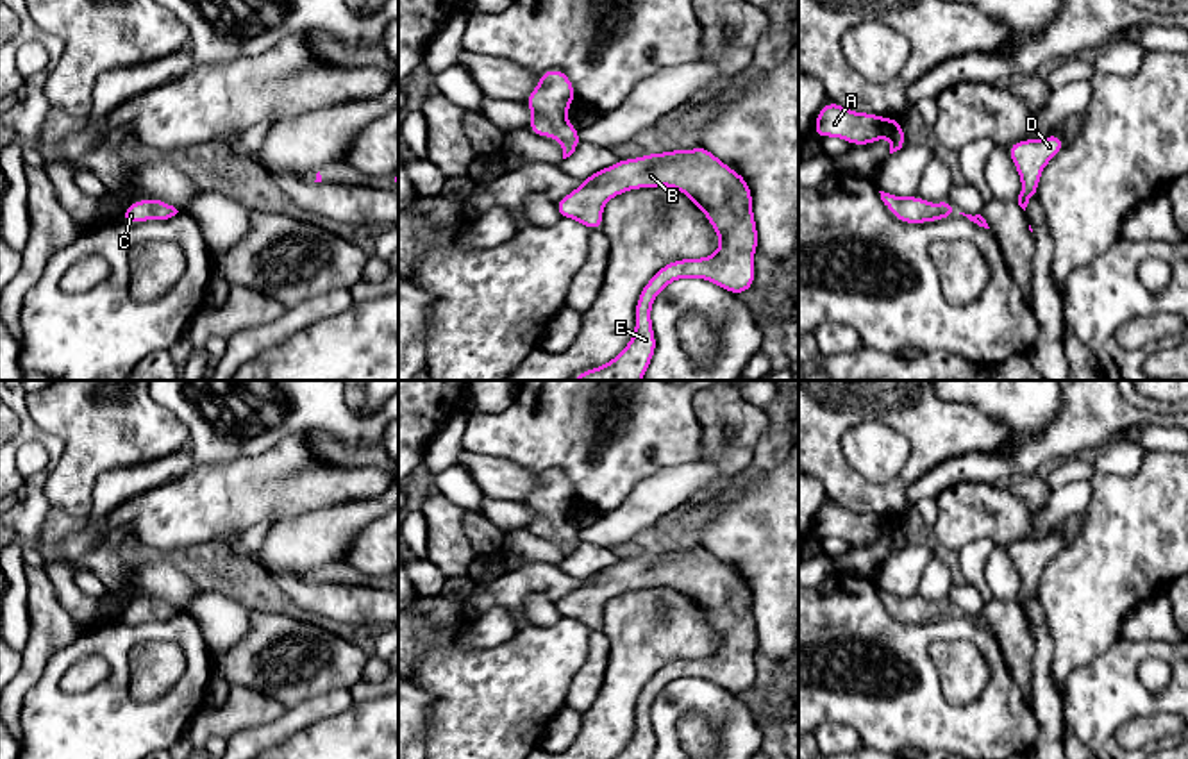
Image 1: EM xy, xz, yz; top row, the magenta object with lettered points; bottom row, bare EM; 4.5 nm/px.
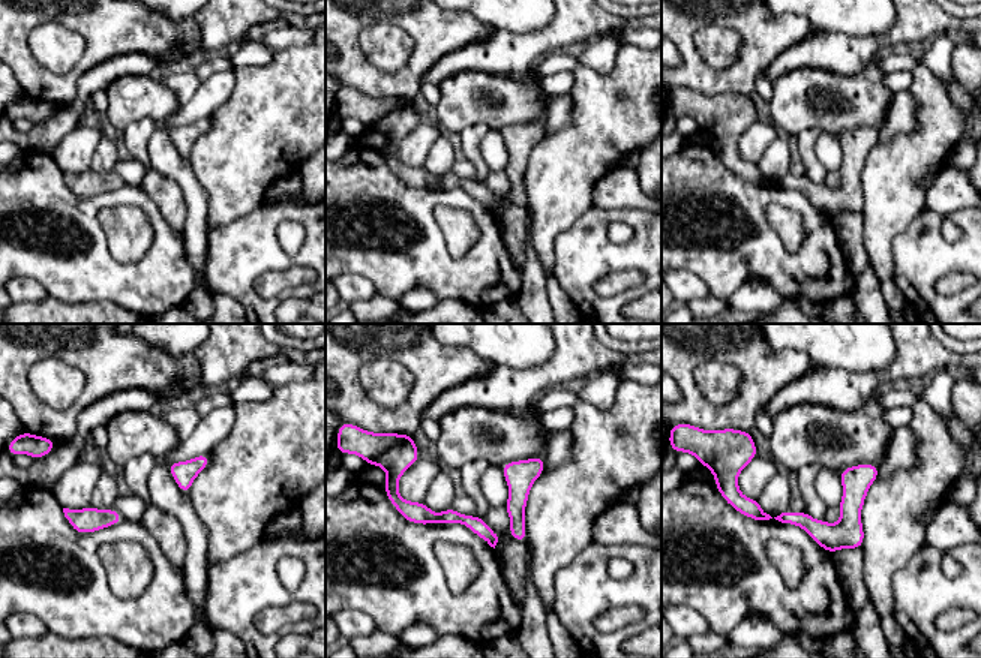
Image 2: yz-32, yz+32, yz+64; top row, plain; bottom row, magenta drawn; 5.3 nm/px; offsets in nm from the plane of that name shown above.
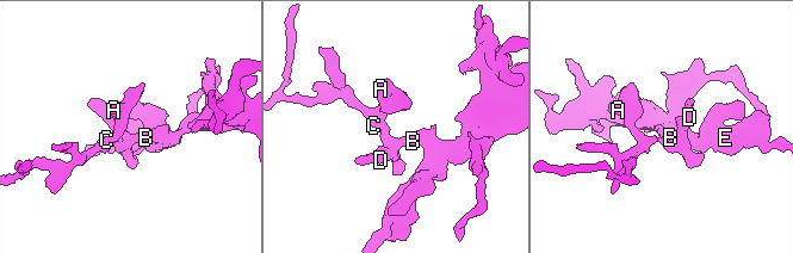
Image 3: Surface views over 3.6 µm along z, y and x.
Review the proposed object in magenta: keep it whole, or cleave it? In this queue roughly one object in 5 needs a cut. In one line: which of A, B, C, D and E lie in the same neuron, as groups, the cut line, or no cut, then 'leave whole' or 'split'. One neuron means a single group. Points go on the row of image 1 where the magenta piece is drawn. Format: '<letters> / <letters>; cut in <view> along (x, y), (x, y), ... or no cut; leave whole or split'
A B C D E; no cut; leave whole

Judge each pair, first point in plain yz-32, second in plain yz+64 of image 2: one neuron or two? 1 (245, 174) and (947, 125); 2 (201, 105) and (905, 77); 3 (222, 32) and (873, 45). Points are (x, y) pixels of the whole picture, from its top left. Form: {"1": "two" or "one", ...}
{"1": "one", "2": "one", "3": "one"}

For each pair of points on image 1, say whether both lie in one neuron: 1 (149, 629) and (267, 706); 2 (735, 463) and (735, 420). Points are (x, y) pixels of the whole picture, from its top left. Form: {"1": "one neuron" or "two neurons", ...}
{"1": "two neurons", "2": "one neuron"}

